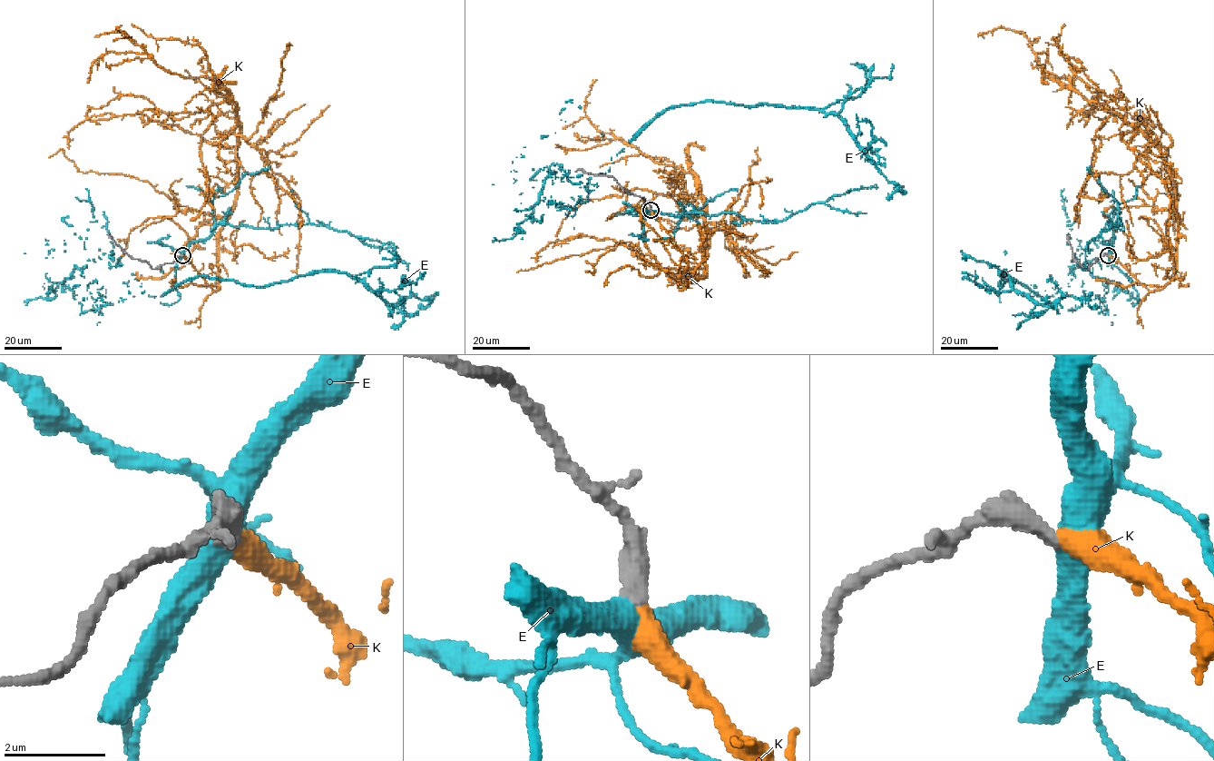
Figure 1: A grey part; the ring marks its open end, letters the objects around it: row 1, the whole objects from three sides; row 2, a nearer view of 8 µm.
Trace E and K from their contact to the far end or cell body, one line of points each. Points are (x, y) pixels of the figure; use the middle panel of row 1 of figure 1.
E: (650, 210), (778, 222), (879, 170), (836, 115), (677, 105), (602, 173), (546, 177), (531, 219), (573, 228)
K: (651, 211), (681, 252), (687, 279), (701, 278), (700, 183), (601, 133), (584, 112), (595, 79)

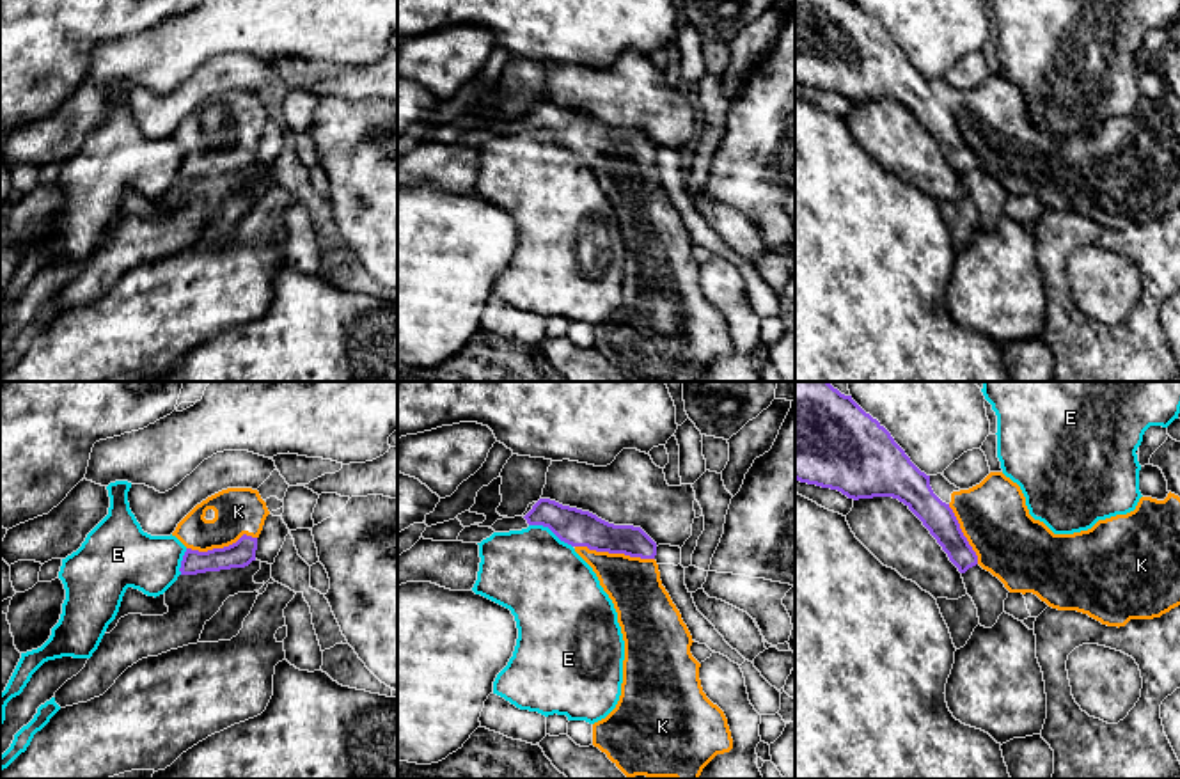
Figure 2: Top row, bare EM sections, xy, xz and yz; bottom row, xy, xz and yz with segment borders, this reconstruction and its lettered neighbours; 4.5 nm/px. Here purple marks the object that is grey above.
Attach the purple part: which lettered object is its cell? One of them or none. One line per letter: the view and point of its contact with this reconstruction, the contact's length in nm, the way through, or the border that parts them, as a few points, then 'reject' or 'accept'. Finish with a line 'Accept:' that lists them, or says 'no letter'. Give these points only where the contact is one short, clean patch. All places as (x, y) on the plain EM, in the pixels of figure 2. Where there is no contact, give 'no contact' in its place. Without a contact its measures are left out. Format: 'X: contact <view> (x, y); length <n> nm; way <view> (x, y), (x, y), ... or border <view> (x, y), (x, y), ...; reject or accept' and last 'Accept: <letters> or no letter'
E: contact xz (550, 132); length 220 nm; border xz (529, 126), (549, 130), (572, 149); reject
K: contact xz (614, 155); length 360 nm; way xz (577, 130), (614, 155), (625, 165), (634, 187); accept
Accept: K

